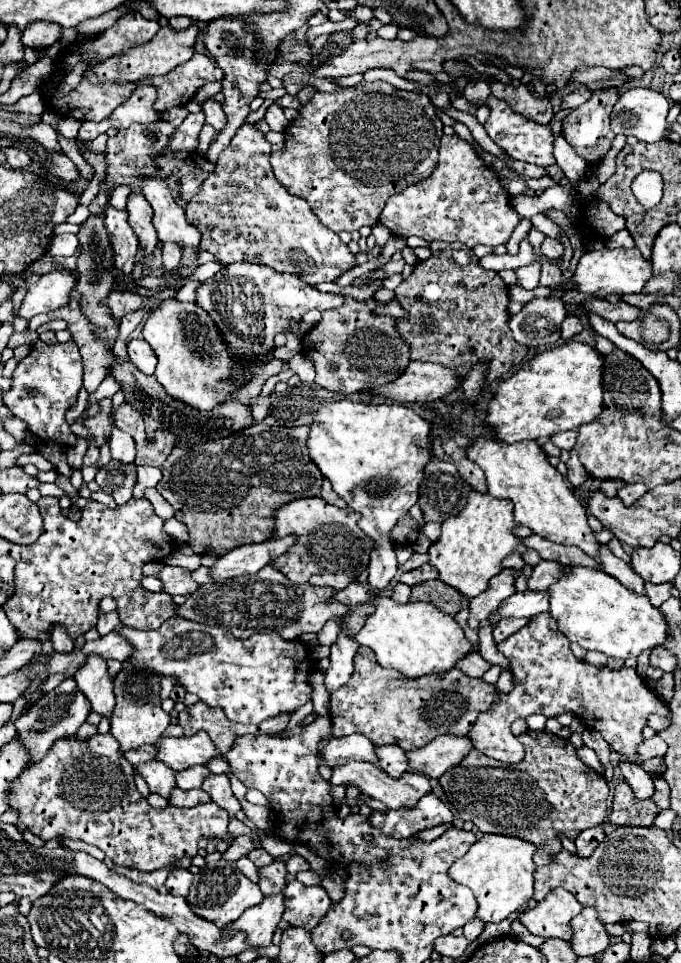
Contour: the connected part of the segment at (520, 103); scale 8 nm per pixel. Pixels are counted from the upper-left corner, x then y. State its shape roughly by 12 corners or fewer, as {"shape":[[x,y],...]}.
{"shape":[[490,83],[492,95],[516,113],[550,123],[550,99],[530,95],[526,87]]}

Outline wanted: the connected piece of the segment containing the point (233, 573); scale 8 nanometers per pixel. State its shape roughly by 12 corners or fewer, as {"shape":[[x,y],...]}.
{"shape":[[294,535],[242,545],[210,567],[214,583],[258,573],[296,543]]}

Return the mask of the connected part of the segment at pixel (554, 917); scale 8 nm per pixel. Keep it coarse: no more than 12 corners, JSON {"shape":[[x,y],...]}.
{"shape":[[556,889],[518,919],[532,935],[570,941],[582,905]]}

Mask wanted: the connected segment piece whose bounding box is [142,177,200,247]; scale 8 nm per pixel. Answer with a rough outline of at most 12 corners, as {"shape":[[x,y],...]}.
{"shape":[[144,177],[162,243],[198,247],[200,233],[186,221],[160,177]]}

